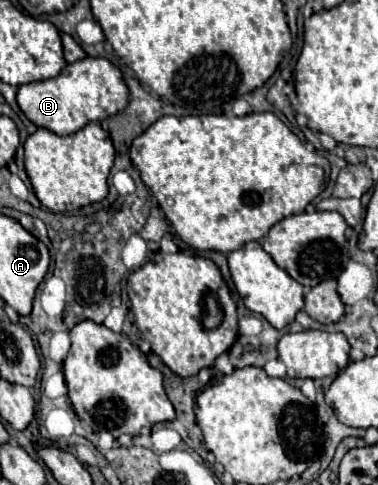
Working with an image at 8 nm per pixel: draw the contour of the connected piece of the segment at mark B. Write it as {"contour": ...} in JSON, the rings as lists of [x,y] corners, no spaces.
{"contour":[[[86,56],[84,60],[68,64],[56,78],[22,84],[18,88],[16,100],[24,116],[38,128],[68,136],[82,130],[90,122],[102,122],[104,118],[124,110],[128,104],[128,88],[120,70],[106,58]]]}

